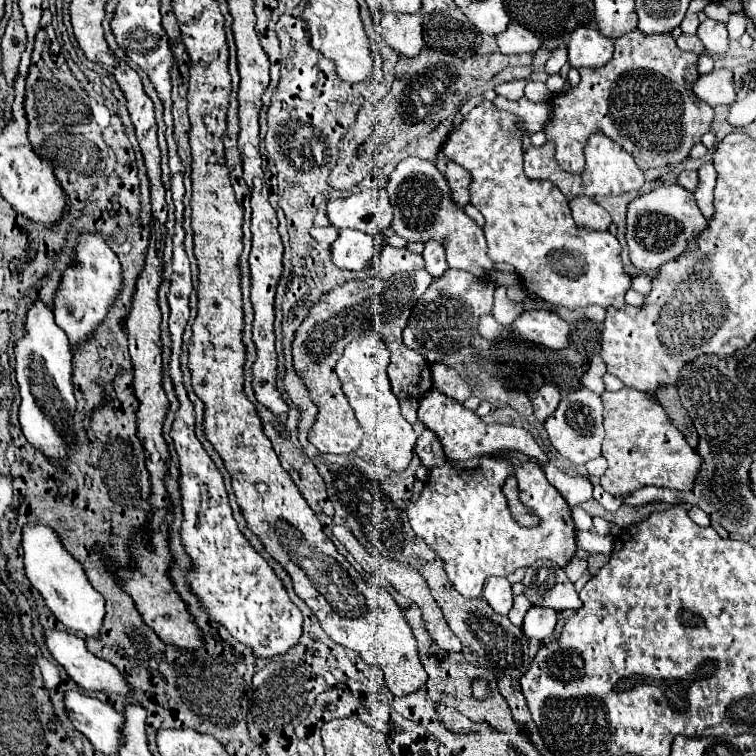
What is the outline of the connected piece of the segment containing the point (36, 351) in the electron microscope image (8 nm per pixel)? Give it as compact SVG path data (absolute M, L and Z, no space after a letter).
M34 303L28 311L26 317L26 335L16 341L16 381L20 385L20 395L22 395L22 403L20 403L20 425L22 425L22 433L28 439L28 443L34 445L34 449L38 449L44 457L48 457L48 461L60 471L66 471L66 465L72 459L72 451L76 447L76 439L72 435L72 419L76 413L76 397L74 397L74 385L72 385L72 353L70 353L70 345L68 345L68 337L66 333L54 323L54 315L52 309L48 309L42 303Z

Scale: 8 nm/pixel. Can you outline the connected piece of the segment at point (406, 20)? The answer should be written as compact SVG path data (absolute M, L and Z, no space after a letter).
M382 13L378 29L382 39L400 55L416 57L424 47L420 13Z

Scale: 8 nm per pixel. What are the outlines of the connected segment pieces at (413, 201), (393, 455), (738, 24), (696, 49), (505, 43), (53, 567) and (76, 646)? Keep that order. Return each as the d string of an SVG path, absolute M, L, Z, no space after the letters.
M408 157L398 163L396 171L388 181L390 203L394 207L392 229L406 241L436 239L446 247L448 265L454 269L464 269L476 277L488 277L492 263L486 257L486 239L482 227L478 227L462 207L458 207L450 197L450 187L444 175L430 161Z
M378 333L362 335L360 339L352 341L346 349L342 359L336 365L336 373L342 381L342 389L356 413L358 423L364 429L362 447L370 459L382 459L392 471L404 471L412 459L412 449L416 445L418 435L414 433L412 425L402 417L398 399L392 393L390 379L386 369L390 365L390 349L382 341Z
M732 15L728 21L728 33L730 39L740 39L744 35L744 27L746 27L746 17L742 15Z
M682 33L682 35L676 39L676 45L678 45L682 51L692 51L692 53L696 53L696 55L706 53L702 41L698 41L696 35L684 35L684 33Z
M510 23L506 33L500 33L498 35L498 47L504 55L522 55L530 54L532 56L532 71L535 71L539 67L534 67L534 54L542 47L542 41L526 27L522 25L516 25L516 23Z
M26 525L22 531L26 577L40 591L48 609L70 631L84 637L98 637L104 625L104 597L92 587L86 571L78 559L74 559L62 545L58 533L44 525Z
M48 631L46 633L46 645L48 645L50 653L54 655L54 659L66 669L70 679L76 681L82 689L86 689L86 691L102 691L106 695L118 695L118 697L124 697L124 699L128 699L132 695L132 689L130 689L126 677L118 671L118 667L114 667L110 661L104 661L104 659L96 657L94 653L90 653L82 637L72 635L72 633Z

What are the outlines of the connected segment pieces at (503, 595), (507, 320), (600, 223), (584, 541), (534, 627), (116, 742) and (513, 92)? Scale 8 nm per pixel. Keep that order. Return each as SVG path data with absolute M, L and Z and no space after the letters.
M490 577L484 585L484 599L496 613L506 613L512 609L512 587L508 579Z
M496 285L494 291L494 307L492 307L492 317L504 327L510 327L512 321L516 319L518 313L522 313L522 305L512 305L512 301L506 297L506 287Z
M576 197L574 201L570 201L570 209L572 209L572 217L574 217L576 225L580 225L584 229L608 231L610 225L612 225L612 219L610 219L608 211L602 209L592 199Z
M576 531L576 545L588 553L604 553L610 555L612 551L612 537L598 535L592 531Z
M530 607L530 611L524 615L522 631L528 639L534 641L546 641L552 637L554 627L558 621L558 613L548 607Z
M68 691L64 703L72 725L86 735L98 751L106 755L116 755L120 751L124 727L122 713L118 713L112 705L78 691Z
M518 79L518 81L510 81L510 83L502 83L498 87L494 87L494 91L506 99L520 99L524 95L524 85L526 79Z

